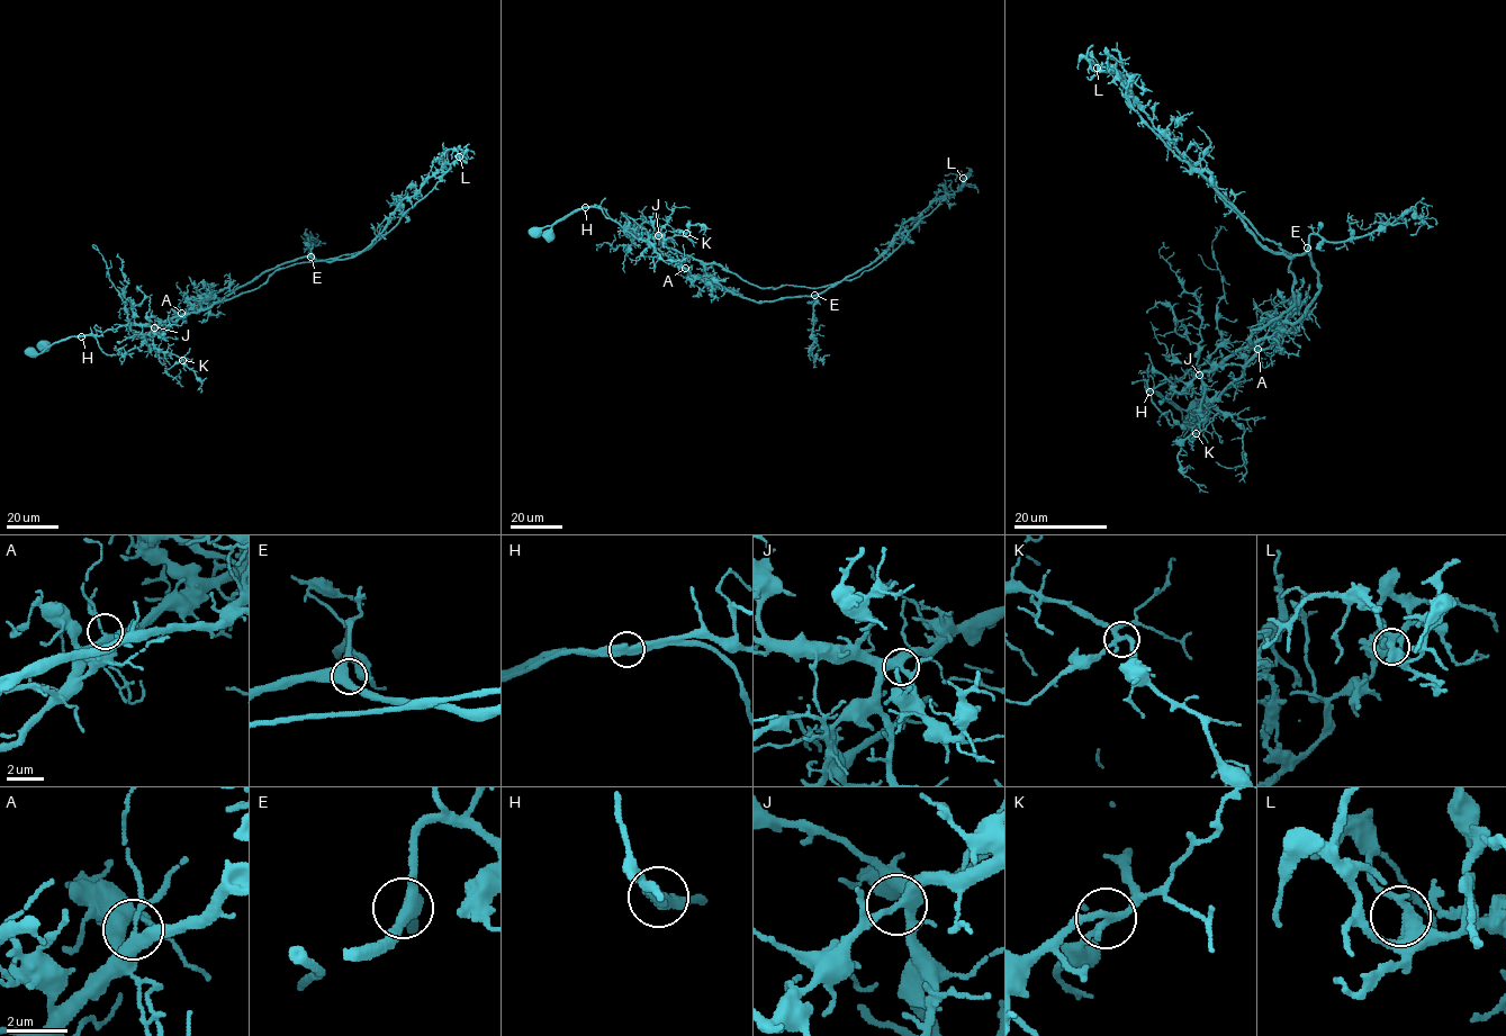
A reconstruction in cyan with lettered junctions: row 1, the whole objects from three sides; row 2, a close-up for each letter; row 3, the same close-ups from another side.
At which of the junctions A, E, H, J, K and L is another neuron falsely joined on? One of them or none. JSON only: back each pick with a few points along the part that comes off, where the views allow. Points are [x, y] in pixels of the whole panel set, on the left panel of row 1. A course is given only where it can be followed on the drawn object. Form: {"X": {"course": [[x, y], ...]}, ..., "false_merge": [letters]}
{"H": {"course": [[81, 336], [93, 336], [108, 354], [123, 353], [286, 262], [354, 257], [441, 168], [438, 153]]}, "false_merge": ["H"]}

